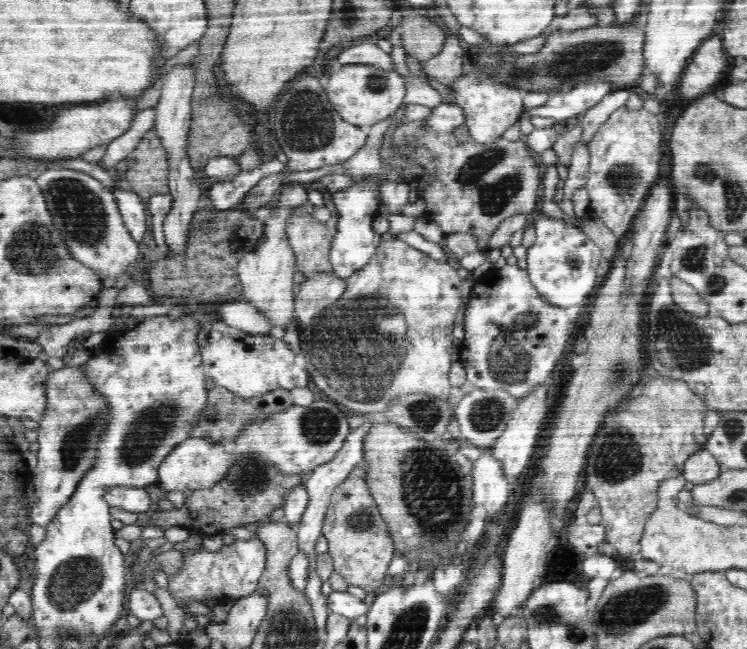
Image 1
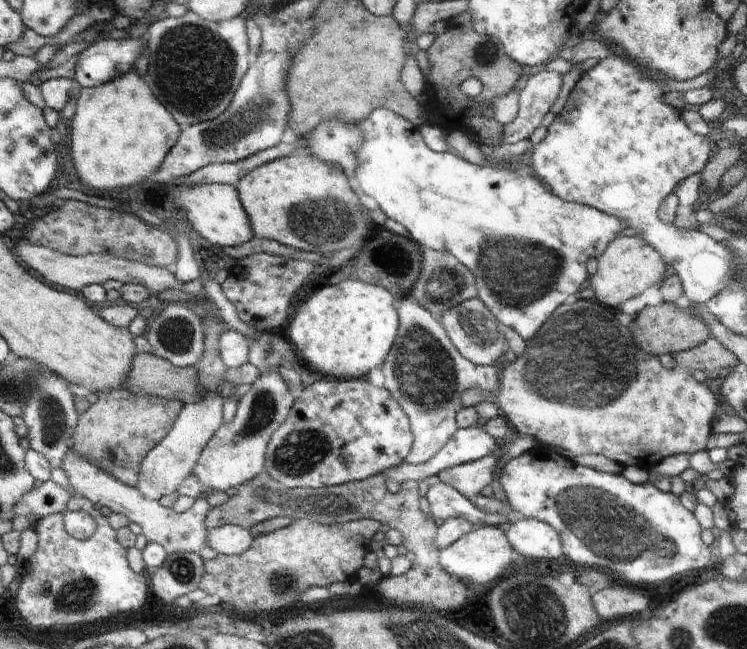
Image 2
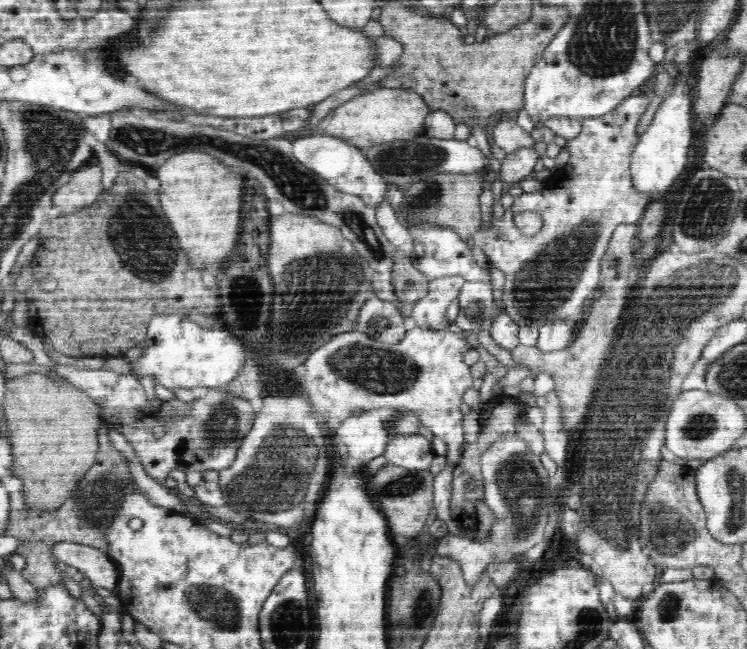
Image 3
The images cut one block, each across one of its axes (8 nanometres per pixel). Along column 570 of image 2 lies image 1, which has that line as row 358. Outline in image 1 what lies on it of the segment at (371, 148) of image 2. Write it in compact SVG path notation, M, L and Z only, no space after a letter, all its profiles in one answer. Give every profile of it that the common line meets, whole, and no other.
M220 318L210 328L204 326L200 330L198 345L203 371L210 382L242 398L257 397L276 389L291 391L308 384L308 374L296 364L296 354L292 354L284 340L270 334L246 333Z

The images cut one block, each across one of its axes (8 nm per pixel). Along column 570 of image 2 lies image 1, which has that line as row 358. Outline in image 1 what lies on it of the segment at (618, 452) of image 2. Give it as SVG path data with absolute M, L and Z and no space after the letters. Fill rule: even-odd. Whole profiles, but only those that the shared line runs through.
M398 237L381 240L366 267L348 278L342 298L317 315L310 324L312 328L299 328L300 347L316 388L324 390L329 400L346 412L370 417L370 412L387 411L389 402L402 394L422 393L447 400L453 387L448 374L453 363L452 330L463 304L462 282L452 265L434 260ZM388 318L394 324L404 324L398 330L400 334L388 330Z

